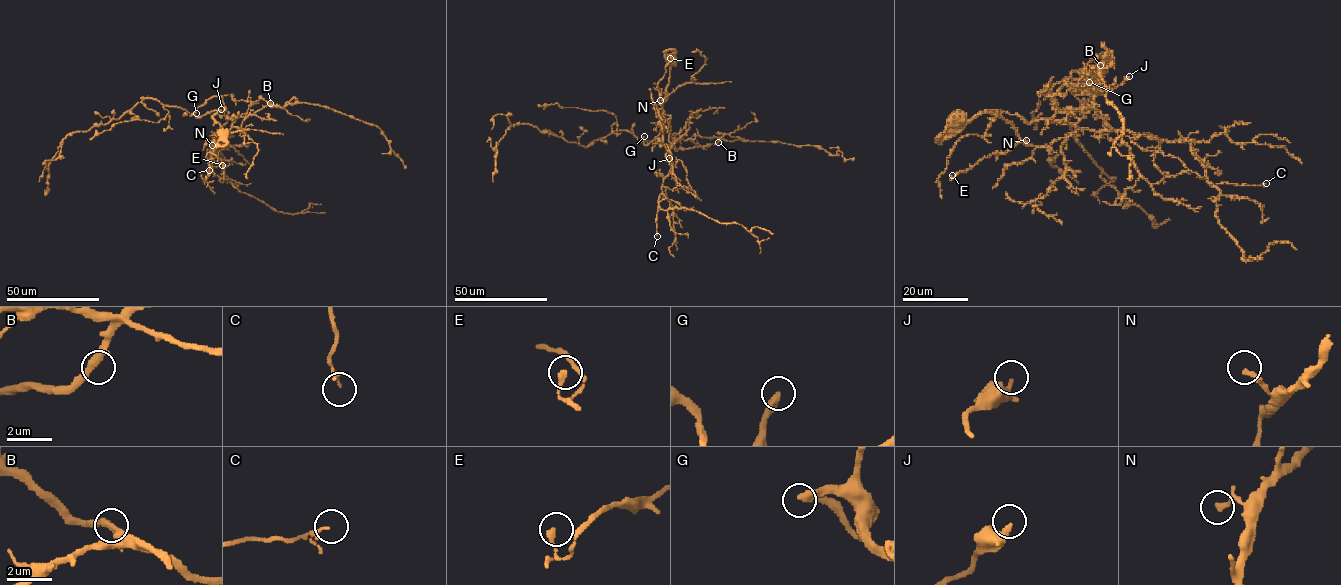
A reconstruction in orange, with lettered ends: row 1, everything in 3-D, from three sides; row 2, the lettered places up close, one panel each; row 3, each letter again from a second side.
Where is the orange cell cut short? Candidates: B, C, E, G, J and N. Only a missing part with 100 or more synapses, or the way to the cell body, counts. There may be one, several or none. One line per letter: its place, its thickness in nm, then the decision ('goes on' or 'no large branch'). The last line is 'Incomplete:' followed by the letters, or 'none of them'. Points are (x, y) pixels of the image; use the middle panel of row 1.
B: at (718, 142); 260 nm thick; no large branch
C: at (657, 236); 130 nm thick; no large branch
E: at (670, 58); 240 nm thick; no large branch
G: at (644, 136); 360 nm thick; goes on
J: at (669, 158); 200 nm thick; no large branch
N: at (660, 100); 130 nm thick; no large branch
Incomplete: G

